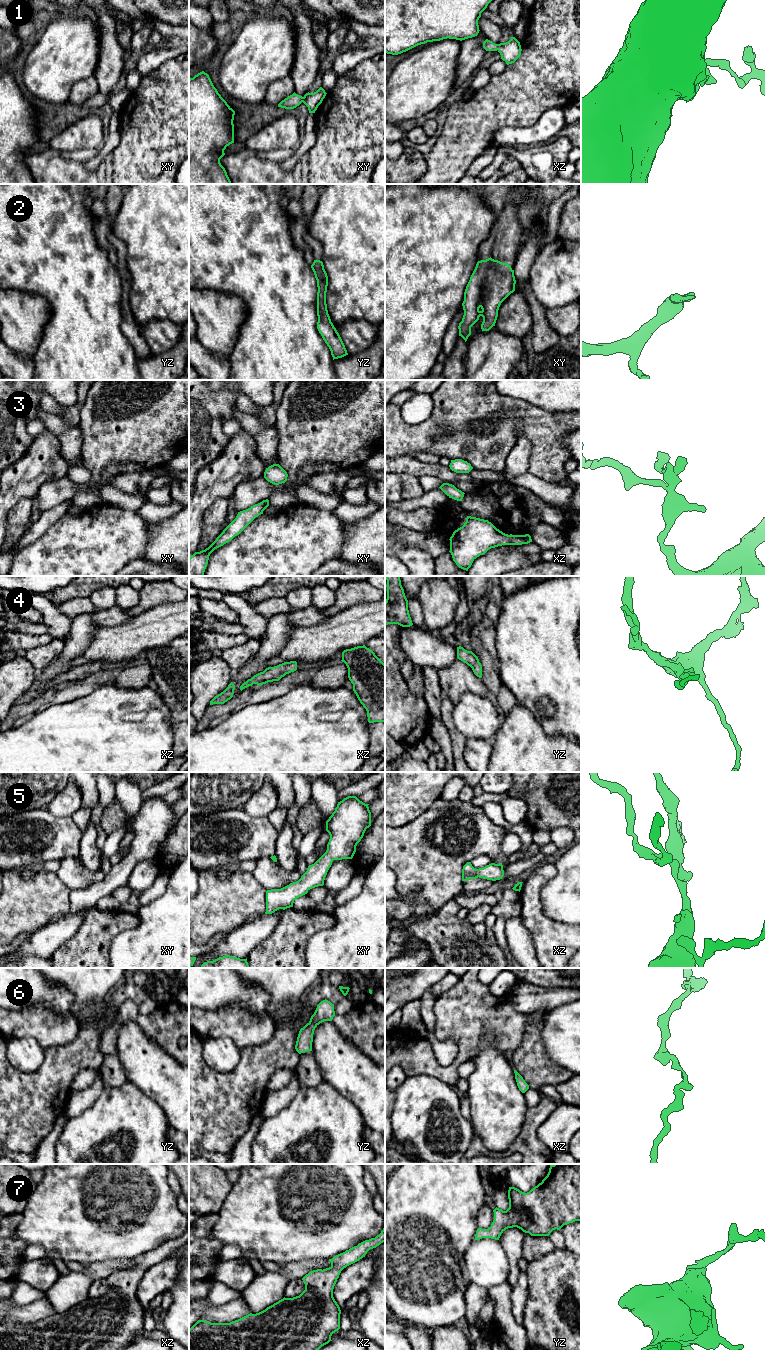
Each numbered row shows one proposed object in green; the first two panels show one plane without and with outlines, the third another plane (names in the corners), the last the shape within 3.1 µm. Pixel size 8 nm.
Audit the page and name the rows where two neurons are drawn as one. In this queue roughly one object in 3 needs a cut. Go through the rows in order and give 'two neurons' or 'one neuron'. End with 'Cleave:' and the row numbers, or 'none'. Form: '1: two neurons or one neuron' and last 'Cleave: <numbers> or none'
1: one neuron
2: one neuron
3: one neuron
4: one neuron
5: one neuron
6: one neuron
7: one neuron
Cleave: none

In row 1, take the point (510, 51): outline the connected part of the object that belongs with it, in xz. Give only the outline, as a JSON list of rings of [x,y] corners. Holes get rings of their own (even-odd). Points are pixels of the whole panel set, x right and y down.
[[[515,38],[506,43],[495,44],[492,41],[486,39],[483,42],[483,48],[486,51],[498,51],[501,55],[501,59],[506,62],[507,65],[514,63],[521,55],[520,42]]]

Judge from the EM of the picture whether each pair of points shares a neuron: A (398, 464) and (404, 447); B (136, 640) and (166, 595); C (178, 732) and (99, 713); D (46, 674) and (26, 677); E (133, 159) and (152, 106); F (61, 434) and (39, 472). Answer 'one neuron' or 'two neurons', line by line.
A: two neurons
B: two neurons
C: two neurons
D: two neurons
E: one neuron
F: two neurons

